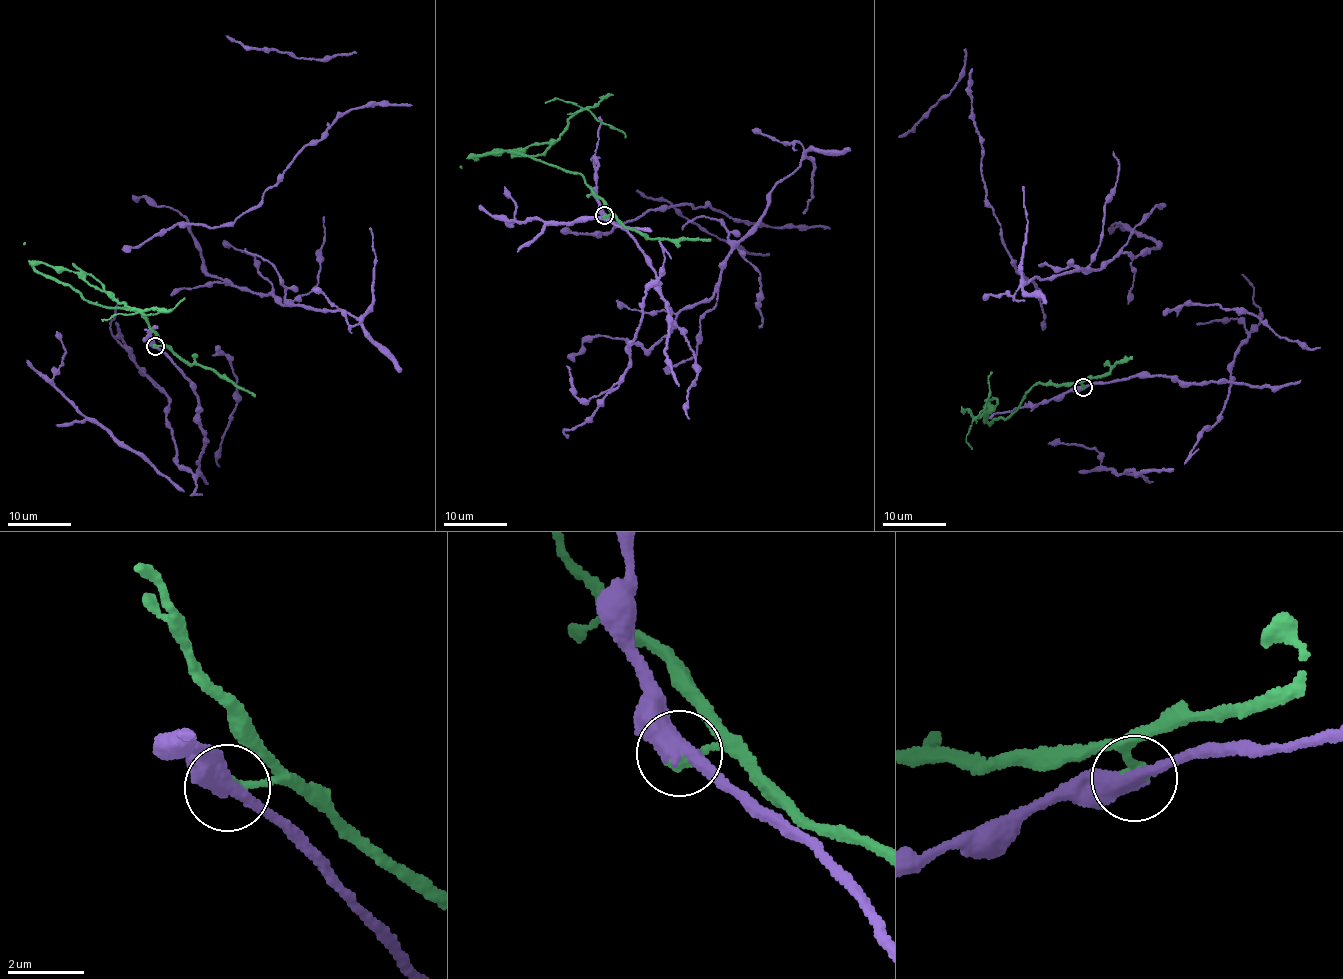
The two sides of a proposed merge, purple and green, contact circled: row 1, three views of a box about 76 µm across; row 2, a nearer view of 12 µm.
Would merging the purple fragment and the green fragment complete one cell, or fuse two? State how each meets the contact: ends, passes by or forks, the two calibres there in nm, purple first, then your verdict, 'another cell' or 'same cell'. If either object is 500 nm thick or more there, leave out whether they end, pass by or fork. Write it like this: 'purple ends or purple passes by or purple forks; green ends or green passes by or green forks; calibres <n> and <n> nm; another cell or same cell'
purple passes by; green ends; calibres 440 and 400 nm; another cell

